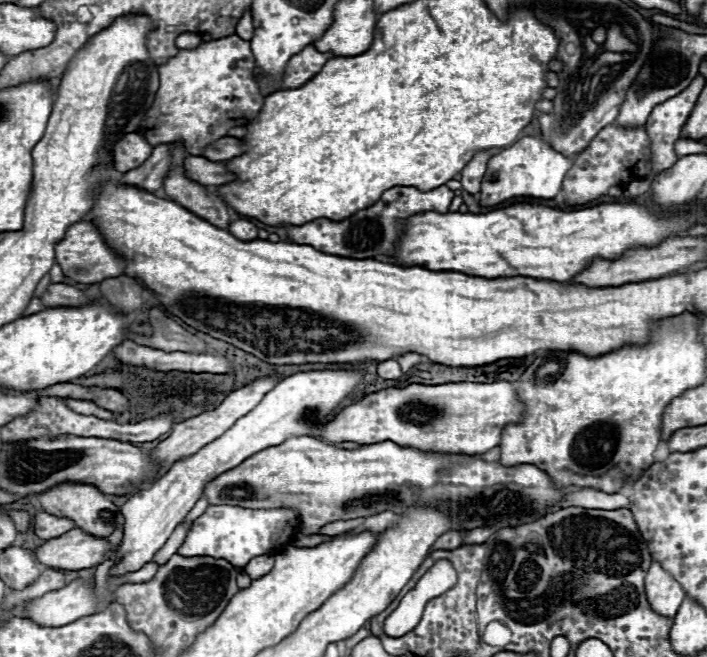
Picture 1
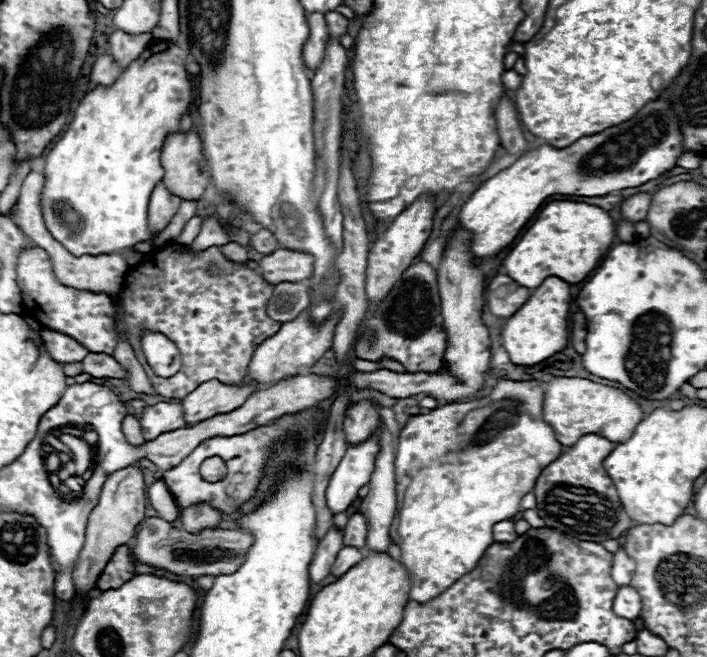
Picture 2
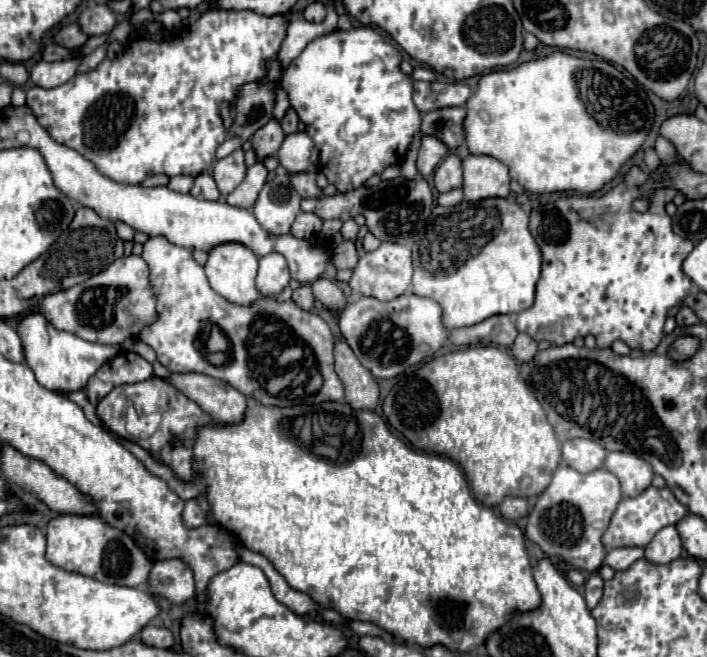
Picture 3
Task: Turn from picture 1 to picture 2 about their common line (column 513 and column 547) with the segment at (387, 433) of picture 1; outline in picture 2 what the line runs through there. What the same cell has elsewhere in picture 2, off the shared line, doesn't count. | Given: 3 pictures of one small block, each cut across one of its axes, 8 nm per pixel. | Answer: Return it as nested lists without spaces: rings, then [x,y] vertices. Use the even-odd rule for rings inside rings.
[[[554,378],[546,384],[544,390],[542,420],[554,428],[556,440],[562,446],[576,444],[584,434],[598,434],[608,438],[610,442],[628,440],[642,418],[644,412],[630,396],[626,396],[618,388],[602,386],[586,378]]]

